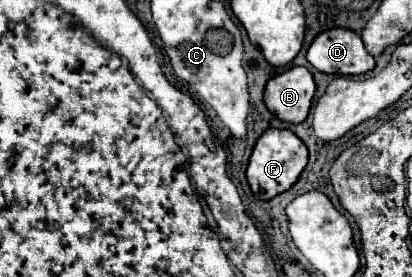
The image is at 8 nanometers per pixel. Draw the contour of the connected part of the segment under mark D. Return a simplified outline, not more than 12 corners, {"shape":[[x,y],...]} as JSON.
{"shape":[[346,28],[318,34],[306,60],[324,74],[374,68],[362,38]]}

